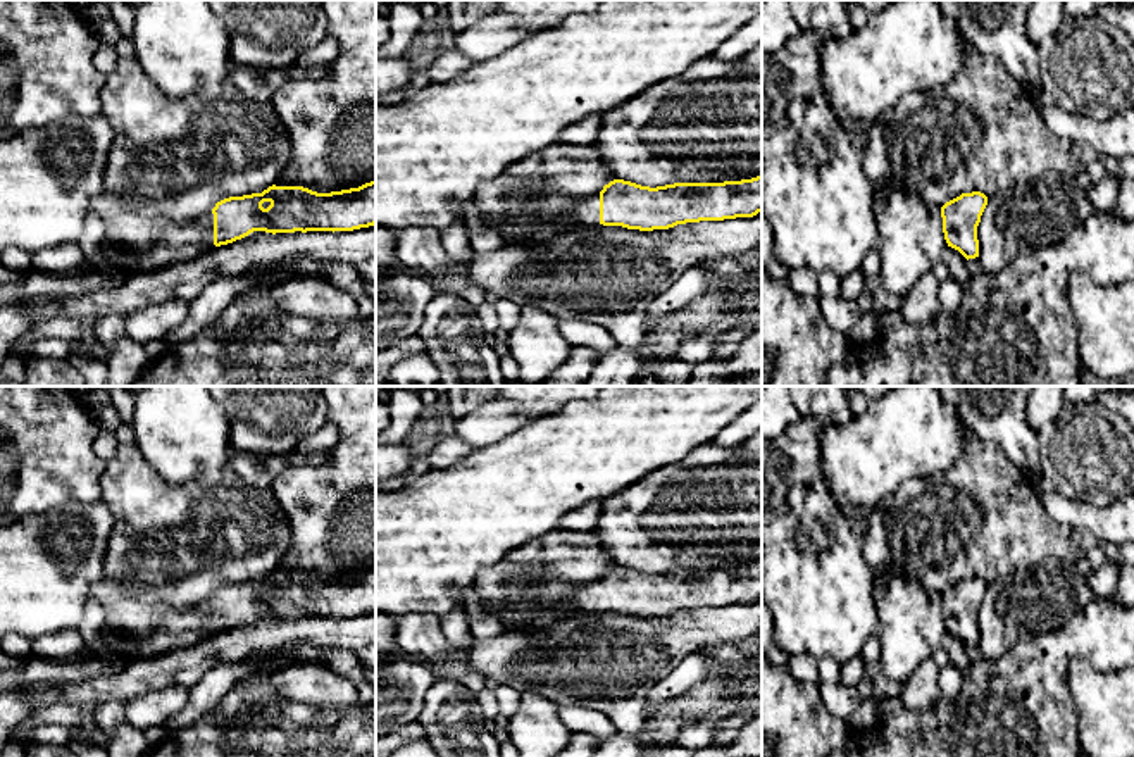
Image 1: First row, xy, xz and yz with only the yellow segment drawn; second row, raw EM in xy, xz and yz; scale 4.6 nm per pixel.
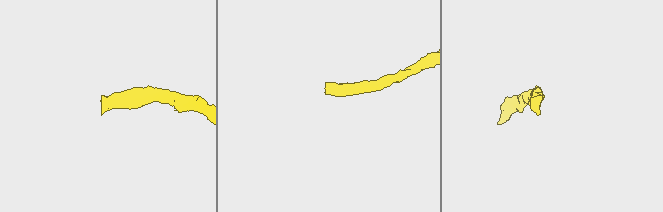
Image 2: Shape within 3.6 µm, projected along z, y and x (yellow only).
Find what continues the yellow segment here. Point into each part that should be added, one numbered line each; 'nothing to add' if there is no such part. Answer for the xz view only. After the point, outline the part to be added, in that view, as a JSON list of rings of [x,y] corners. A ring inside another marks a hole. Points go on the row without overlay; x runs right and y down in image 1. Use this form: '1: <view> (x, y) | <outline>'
1: xz (588, 597) | [[[600,581],[583,585],[577,602],[581,609],[596,610],[600,609]]]

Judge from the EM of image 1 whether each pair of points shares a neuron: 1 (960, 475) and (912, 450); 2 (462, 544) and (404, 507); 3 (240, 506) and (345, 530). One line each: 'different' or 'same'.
1: different
2: same
3: different

